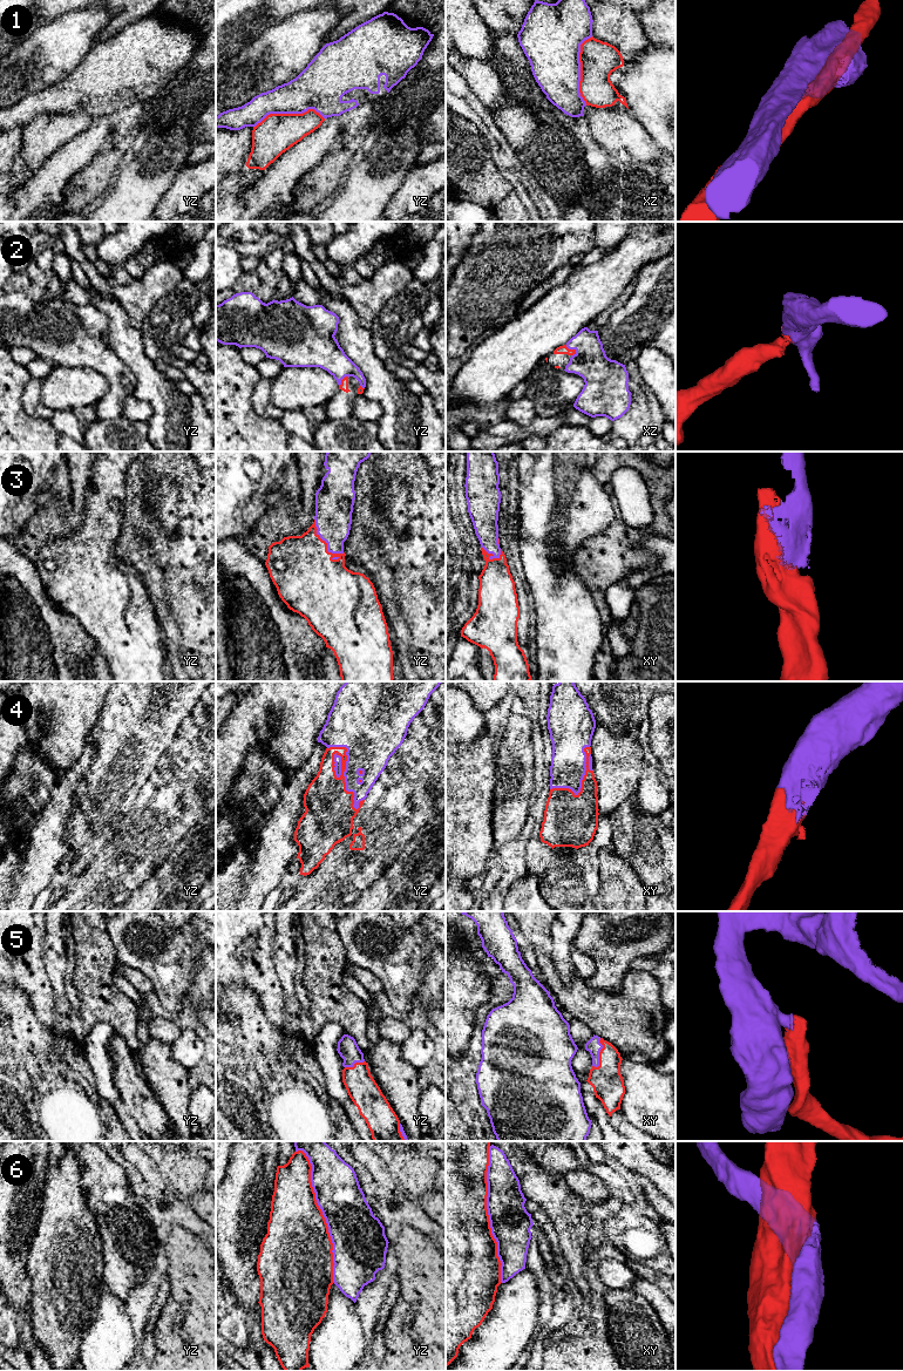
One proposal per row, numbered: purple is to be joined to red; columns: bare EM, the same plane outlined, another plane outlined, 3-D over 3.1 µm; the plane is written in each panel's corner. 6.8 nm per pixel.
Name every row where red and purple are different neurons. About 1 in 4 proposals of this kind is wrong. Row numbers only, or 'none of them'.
1, 6

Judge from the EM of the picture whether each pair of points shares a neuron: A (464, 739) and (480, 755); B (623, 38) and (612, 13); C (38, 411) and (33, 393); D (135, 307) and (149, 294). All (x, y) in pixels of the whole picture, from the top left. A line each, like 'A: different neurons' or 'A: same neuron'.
A: different neurons
B: same neuron
C: same neuron
D: same neuron

